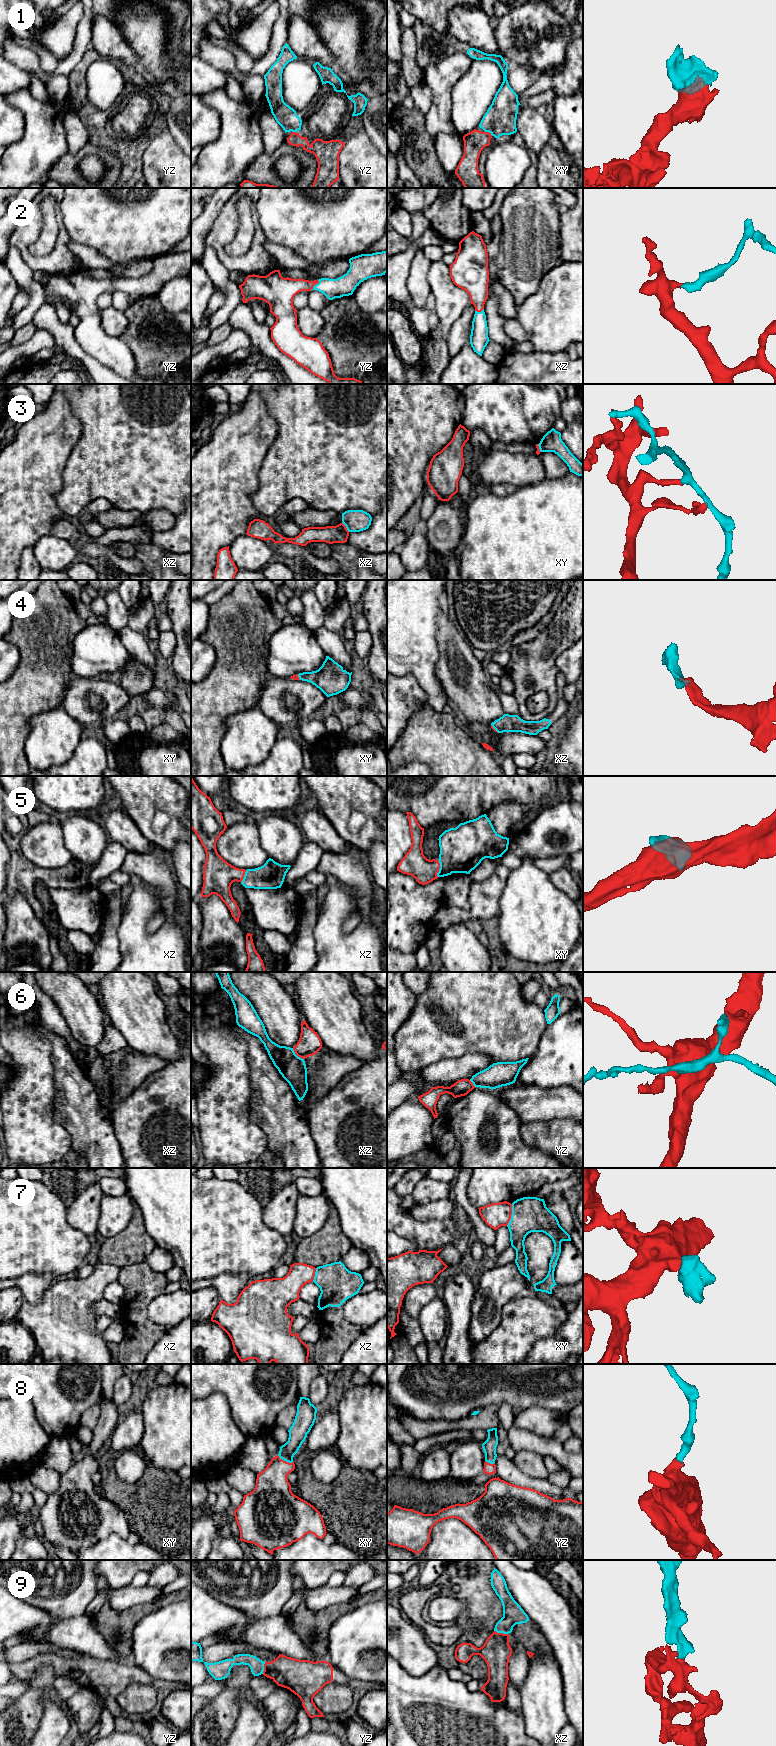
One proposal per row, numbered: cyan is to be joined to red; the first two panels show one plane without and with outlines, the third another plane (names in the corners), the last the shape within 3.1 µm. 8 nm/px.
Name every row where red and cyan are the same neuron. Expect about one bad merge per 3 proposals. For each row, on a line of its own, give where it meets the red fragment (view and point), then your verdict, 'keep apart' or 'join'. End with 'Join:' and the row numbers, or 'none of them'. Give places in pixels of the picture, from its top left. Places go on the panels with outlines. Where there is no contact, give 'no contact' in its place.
1: meets red in xy at (488, 132); join
2: meets red in yz at (315, 284); join
3: meets red in xz at (345, 527); keep apart
4: meets red in xz at (493, 728); join
5: meets red in xy at (439, 868); join
6: meets red in xz at (297, 1055); keep apart
7: meets red in xy at (511, 1214); keep apart
8: meets red in xy at (285, 1461); join
9: meets red in xz at (501, 1633); join
Join: 1, 2, 4, 5, 8, 9

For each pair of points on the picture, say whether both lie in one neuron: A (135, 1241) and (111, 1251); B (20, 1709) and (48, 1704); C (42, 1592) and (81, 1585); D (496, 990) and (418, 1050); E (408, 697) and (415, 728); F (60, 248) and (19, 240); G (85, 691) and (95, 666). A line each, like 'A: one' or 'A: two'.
A: one
B: two
C: one
D: one
E: two
F: one
G: two

